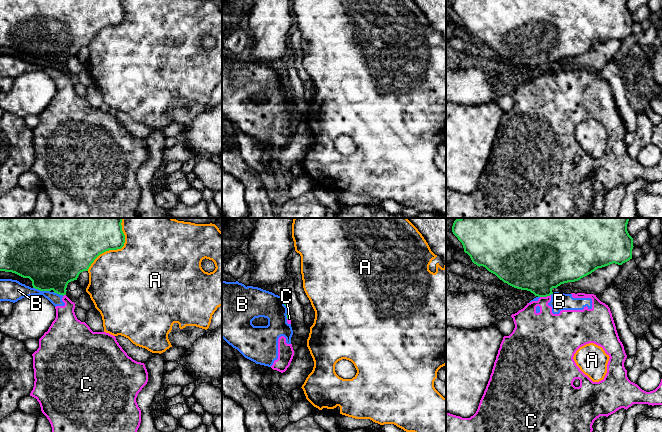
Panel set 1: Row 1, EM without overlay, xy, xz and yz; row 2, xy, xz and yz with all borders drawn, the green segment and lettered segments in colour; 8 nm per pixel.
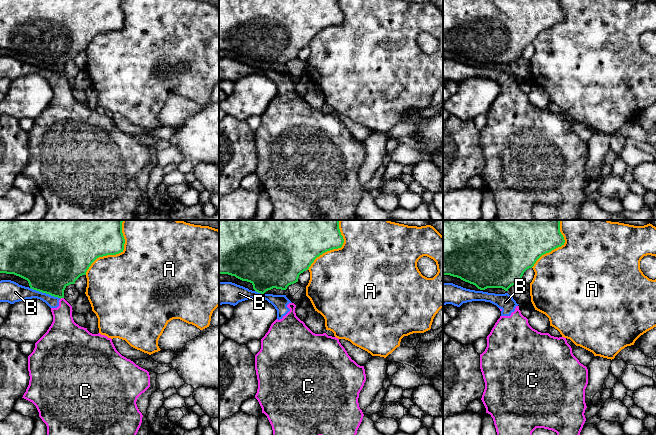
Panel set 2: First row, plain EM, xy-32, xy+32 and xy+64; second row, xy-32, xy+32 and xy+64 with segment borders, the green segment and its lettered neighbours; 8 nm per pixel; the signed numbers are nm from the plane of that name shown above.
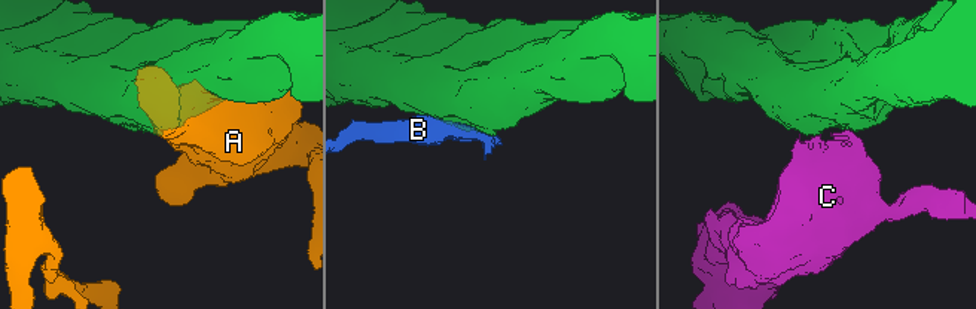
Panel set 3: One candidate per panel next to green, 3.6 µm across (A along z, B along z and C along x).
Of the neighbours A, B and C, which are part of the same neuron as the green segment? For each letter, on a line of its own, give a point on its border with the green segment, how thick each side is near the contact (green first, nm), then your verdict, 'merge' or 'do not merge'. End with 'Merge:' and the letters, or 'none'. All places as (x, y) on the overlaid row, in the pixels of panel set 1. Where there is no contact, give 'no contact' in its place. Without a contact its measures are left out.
A: xy (117, 248) | 420/480 nm | do not merge
B: xy (41, 290) | 440/180 nm | do not merge
C: yz (545, 296) | 420/260 nm | do not merge
Merge: none

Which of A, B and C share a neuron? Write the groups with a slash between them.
A / B C

